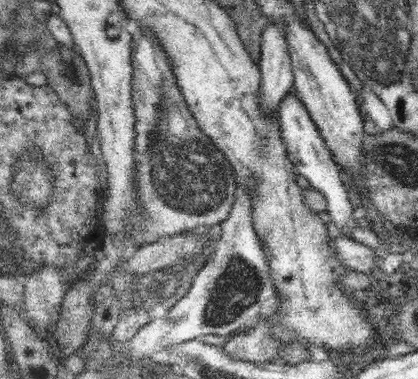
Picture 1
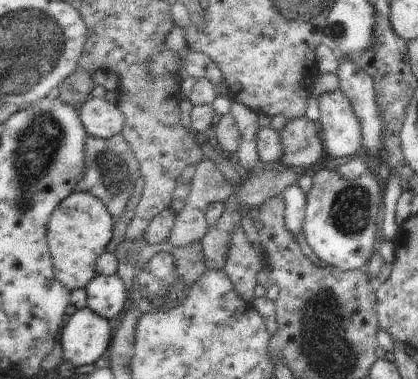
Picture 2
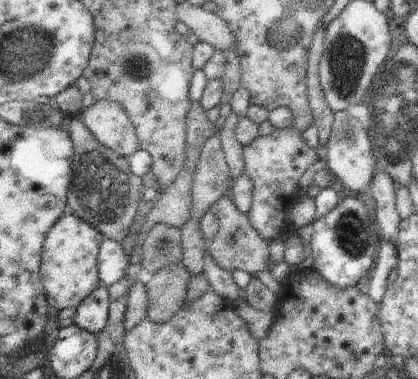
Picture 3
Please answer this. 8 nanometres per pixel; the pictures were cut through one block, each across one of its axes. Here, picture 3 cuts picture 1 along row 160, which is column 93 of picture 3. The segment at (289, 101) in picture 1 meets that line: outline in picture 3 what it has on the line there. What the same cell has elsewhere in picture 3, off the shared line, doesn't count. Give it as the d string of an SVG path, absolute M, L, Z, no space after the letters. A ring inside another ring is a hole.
M103 288L93 290L75 310L77 314L73 318L73 326L97 336L109 318L109 292Z

